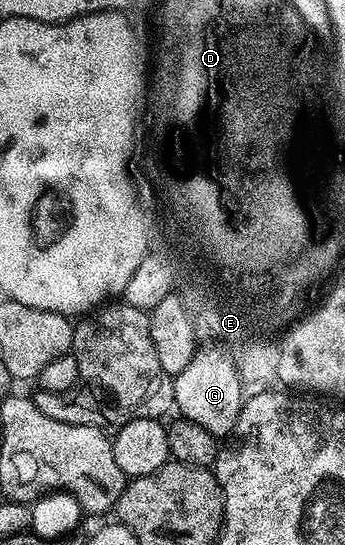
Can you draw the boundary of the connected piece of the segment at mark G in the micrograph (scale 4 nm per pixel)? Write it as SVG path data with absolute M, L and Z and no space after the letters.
M203 351L188 360L184 372L173 375L174 404L181 417L208 428L216 436L229 436L234 431L243 402L238 399L238 379L234 375L230 358L221 351Z

